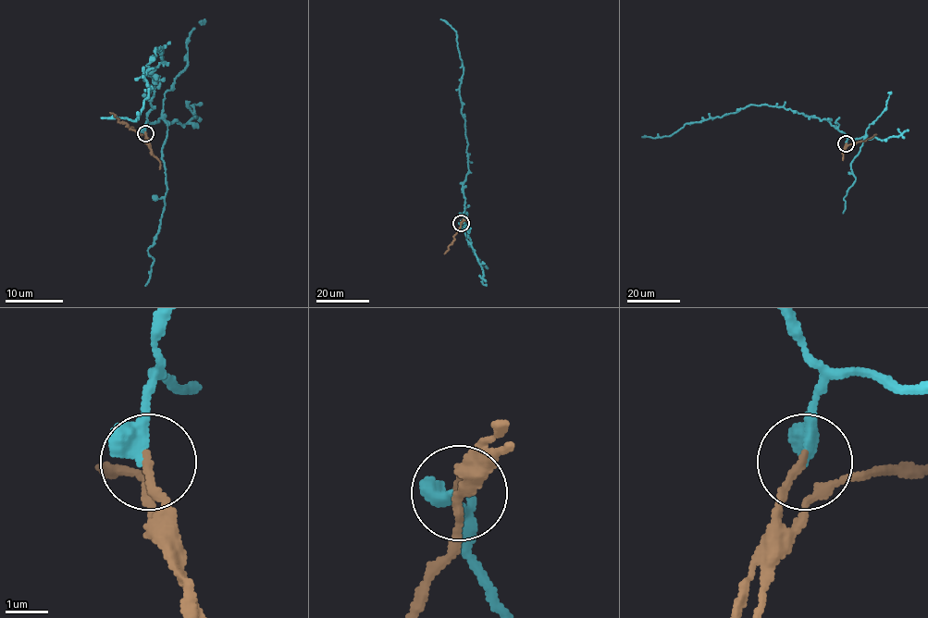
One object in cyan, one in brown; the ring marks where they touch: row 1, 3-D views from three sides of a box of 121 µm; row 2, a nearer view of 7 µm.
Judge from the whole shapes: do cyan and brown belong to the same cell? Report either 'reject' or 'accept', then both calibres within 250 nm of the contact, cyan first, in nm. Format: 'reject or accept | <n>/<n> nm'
reject | 480/180 nm

